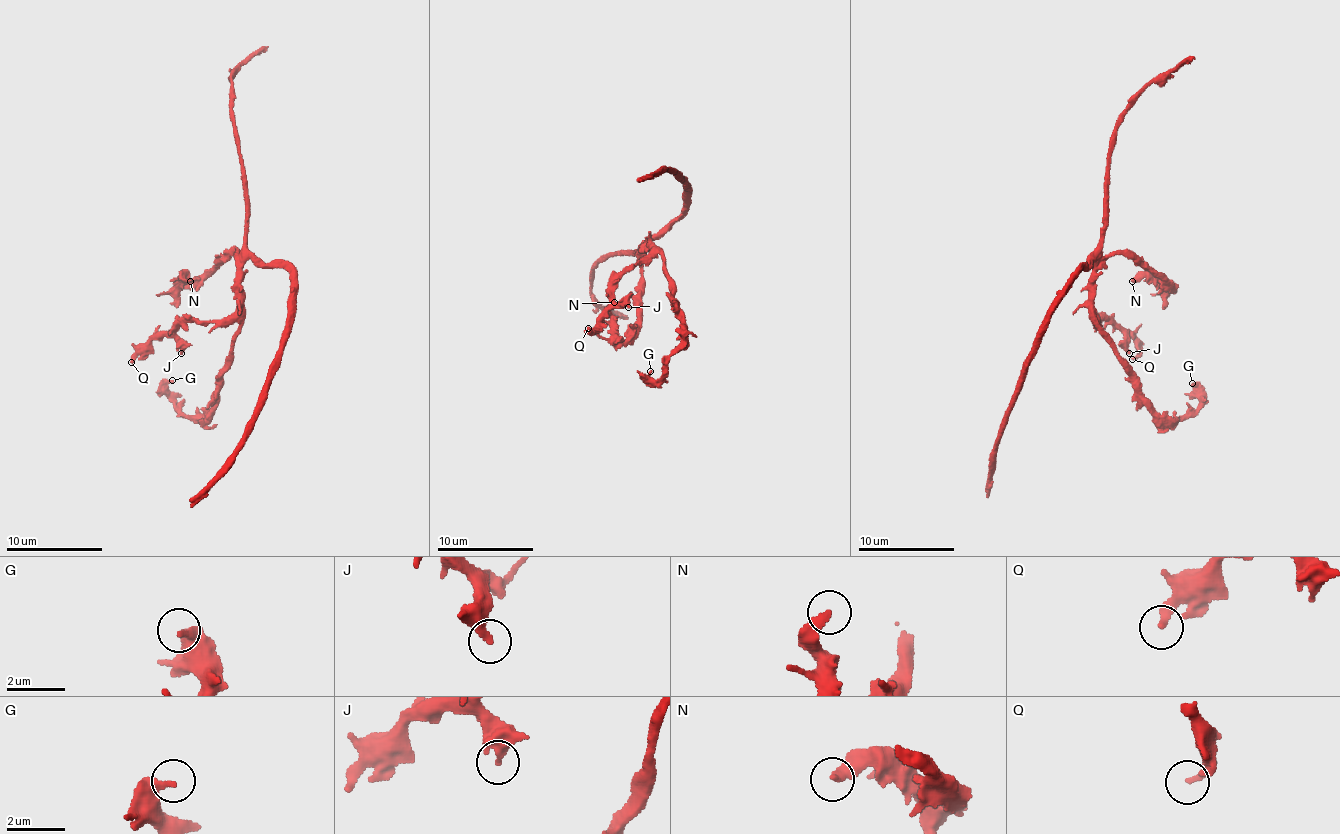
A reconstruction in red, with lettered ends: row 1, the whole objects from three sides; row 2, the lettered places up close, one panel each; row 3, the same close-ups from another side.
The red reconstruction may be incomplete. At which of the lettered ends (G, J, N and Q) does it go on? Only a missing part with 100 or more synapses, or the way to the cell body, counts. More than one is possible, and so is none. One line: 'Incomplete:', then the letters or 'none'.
Incomplete: none

